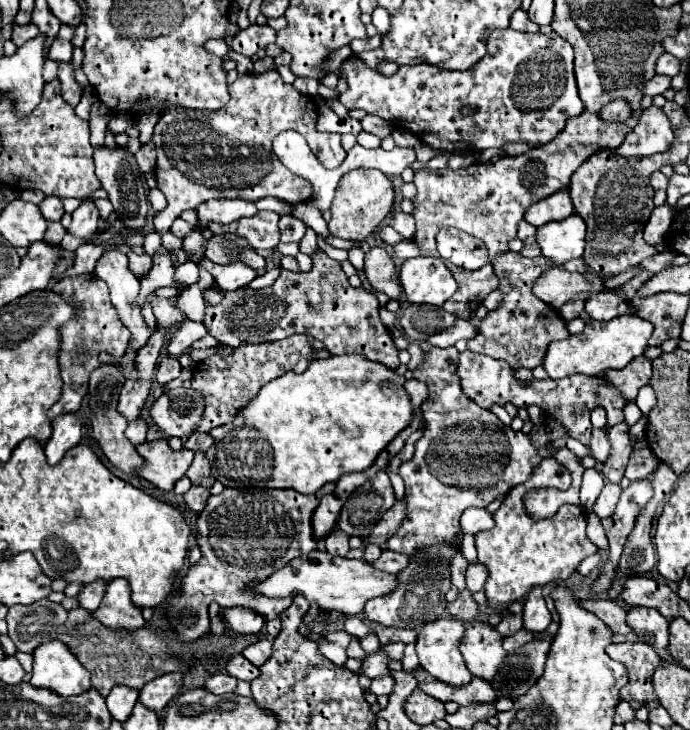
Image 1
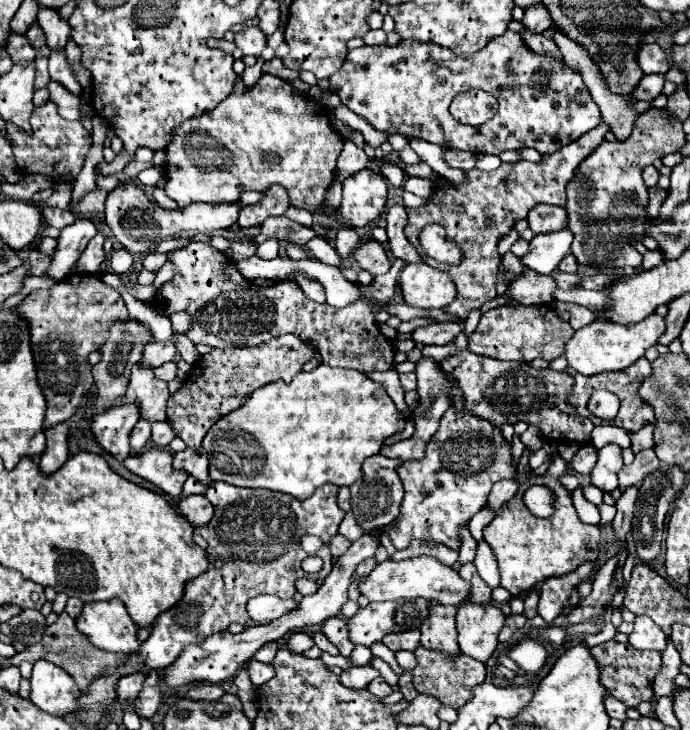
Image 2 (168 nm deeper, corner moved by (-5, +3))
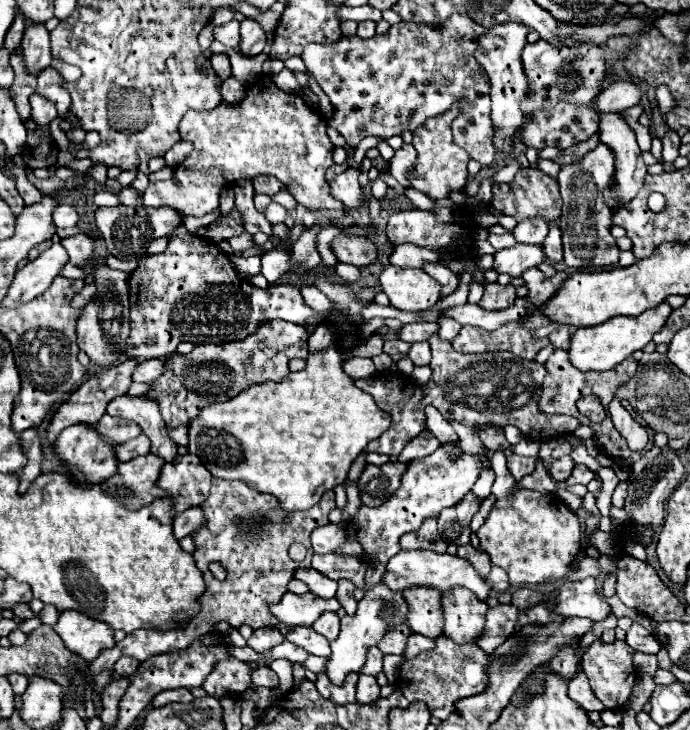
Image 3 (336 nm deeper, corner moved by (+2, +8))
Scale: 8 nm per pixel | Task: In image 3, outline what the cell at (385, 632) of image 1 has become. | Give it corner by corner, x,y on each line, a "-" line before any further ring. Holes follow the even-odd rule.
402,624
400,628
388,632
388,636
384,636
384,640
380,640
378,648
384,654
402,654
404,650
404,640
410,636
410,628
406,624

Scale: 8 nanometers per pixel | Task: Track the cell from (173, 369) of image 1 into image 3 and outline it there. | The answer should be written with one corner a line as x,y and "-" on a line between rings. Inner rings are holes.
152,358
152,360
146,360
140,364
140,368
136,368
134,372
134,382
154,382
158,380
162,374
164,374
164,362
160,358

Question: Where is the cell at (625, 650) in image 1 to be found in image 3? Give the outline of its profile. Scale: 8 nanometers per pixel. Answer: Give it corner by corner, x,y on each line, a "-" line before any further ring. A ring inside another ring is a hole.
594,640
586,648
586,652
582,656
582,670
588,676
594,694
602,700
602,704
606,706
606,710
618,710
618,708
622,708
626,704
630,692
632,692
632,686
634,686
634,680
636,680
636,674
638,674
636,668
634,668
634,662
632,662
634,652
636,650
630,648
622,640
616,640
612,644
606,644
602,640

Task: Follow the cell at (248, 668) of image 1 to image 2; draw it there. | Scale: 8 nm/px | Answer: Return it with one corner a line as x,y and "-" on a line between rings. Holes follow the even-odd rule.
251,659
249,675
251,675
251,683
259,687
259,685
265,685
275,675
275,669
271,663
259,663
259,661

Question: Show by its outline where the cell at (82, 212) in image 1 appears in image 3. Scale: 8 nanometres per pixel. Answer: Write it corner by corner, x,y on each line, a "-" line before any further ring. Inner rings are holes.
62,242
52,244
36,260
28,262
22,270
16,272
16,278
8,290
8,298
4,300
2,306
16,308
40,296
54,282
54,278
62,272
66,262
68,262
68,254

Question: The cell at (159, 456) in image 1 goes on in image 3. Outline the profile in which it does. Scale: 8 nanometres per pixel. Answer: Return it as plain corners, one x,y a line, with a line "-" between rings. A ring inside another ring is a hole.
146,454
128,462
120,462
118,466
118,474
122,478
120,482
132,488
134,494
138,496
126,502
128,508
138,508
140,504
152,502
156,496
166,496
166,492
160,492
160,488
156,486
162,464
164,460
154,454

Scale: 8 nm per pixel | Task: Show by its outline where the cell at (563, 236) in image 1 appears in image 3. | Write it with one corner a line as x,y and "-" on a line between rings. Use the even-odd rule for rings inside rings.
516,244
514,248
498,250
494,254
494,268
498,272
518,278
528,268
540,266
544,260
546,260
546,254
540,244

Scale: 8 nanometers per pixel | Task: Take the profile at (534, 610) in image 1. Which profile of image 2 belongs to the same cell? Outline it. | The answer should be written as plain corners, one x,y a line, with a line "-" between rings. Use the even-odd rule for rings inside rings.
583,563
577,571
567,573
563,577
551,577
541,585
541,597
539,597
539,615
547,621
553,623
557,615
563,613
565,605
577,607
579,605
579,593
577,585
583,579
589,579
591,573
595,571
595,563

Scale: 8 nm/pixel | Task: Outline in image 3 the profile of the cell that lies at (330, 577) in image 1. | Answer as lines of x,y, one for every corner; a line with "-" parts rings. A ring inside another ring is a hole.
400,550
386,564
386,574
382,576
382,584
386,584
394,592
404,592
404,590
416,588
416,586
436,588
436,590
444,592
448,588
460,586
460,588
472,590
480,600
486,600
492,592
490,584
476,574
476,570
472,568
472,564
468,560
458,558
458,556
450,556
450,554
438,554
434,550
410,550
410,552

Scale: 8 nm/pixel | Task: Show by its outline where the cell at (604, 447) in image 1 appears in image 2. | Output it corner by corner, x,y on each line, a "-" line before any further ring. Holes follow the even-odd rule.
583,445
575,457
571,459
571,471
573,473
579,473
579,475
589,475
591,469
595,467
597,463
597,449
593,445

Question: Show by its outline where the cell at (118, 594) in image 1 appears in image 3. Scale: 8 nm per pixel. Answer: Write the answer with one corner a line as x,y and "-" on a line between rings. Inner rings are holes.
78,610
62,612
54,628
64,644
84,660
92,660
100,654
100,650
116,644
112,636
114,630
108,628
106,622
94,620

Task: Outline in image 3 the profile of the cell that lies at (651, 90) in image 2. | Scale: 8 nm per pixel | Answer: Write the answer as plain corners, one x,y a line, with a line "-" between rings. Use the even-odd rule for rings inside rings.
614,80
606,90
600,92
596,106
600,112
622,112
634,104
638,104
642,98
640,84
632,80

